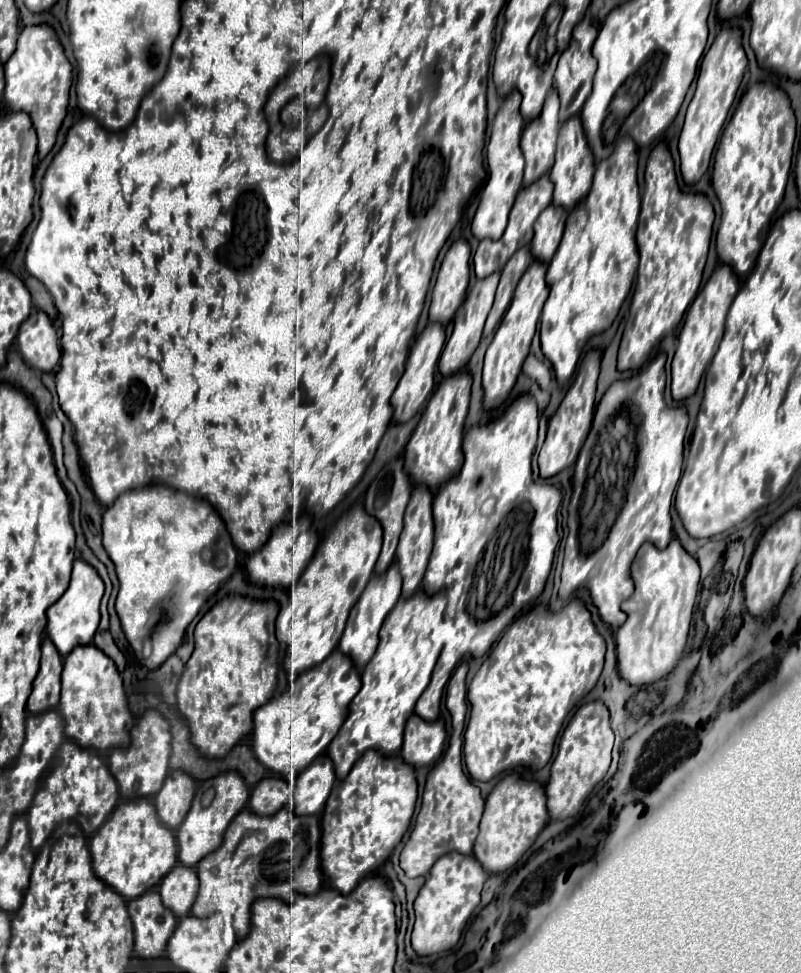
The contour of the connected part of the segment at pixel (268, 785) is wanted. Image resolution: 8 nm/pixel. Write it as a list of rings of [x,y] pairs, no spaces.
[[[266,777],[262,779],[252,795],[250,795],[250,809],[256,815],[272,815],[282,809],[290,799],[290,787],[282,777]]]

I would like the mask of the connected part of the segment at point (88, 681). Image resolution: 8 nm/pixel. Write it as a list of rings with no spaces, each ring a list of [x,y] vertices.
[[[94,643],[78,645],[66,655],[64,671],[62,671],[62,699],[60,699],[58,709],[60,709],[60,715],[64,717],[66,737],[74,739],[80,747],[94,747],[98,751],[112,751],[114,747],[128,745],[128,733],[134,725],[134,719],[132,719],[132,713],[126,703],[122,677],[116,669],[114,661],[104,651],[100,651]]]

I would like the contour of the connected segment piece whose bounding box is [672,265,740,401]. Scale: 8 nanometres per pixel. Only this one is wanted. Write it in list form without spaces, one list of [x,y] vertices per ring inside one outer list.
[[[720,265],[712,273],[712,277],[706,281],[702,291],[696,295],[692,305],[688,307],[684,325],[678,335],[678,347],[676,347],[676,353],[672,359],[672,397],[674,397],[674,401],[686,399],[696,391],[700,377],[706,371],[708,363],[712,361],[712,357],[718,349],[718,343],[724,335],[724,321],[726,321],[730,303],[734,301],[738,289],[740,289],[740,281],[734,275],[734,271],[728,265]]]

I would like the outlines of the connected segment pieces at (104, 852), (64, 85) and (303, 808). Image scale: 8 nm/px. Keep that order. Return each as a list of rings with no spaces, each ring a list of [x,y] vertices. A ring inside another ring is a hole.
[[[122,799],[102,827],[90,839],[92,869],[106,885],[116,889],[124,899],[138,897],[144,889],[154,889],[160,879],[176,865],[176,839],[156,815],[154,805],[140,799]]]
[[[46,25],[24,27],[18,35],[16,51],[4,63],[4,71],[6,71],[4,101],[8,103],[10,111],[30,113],[38,133],[38,157],[44,159],[52,149],[56,133],[66,117],[68,91],[72,85],[72,65],[64,55],[56,31]]]
[[[322,753],[318,755],[296,781],[296,813],[298,815],[316,815],[322,813],[328,793],[336,781],[332,759]]]

